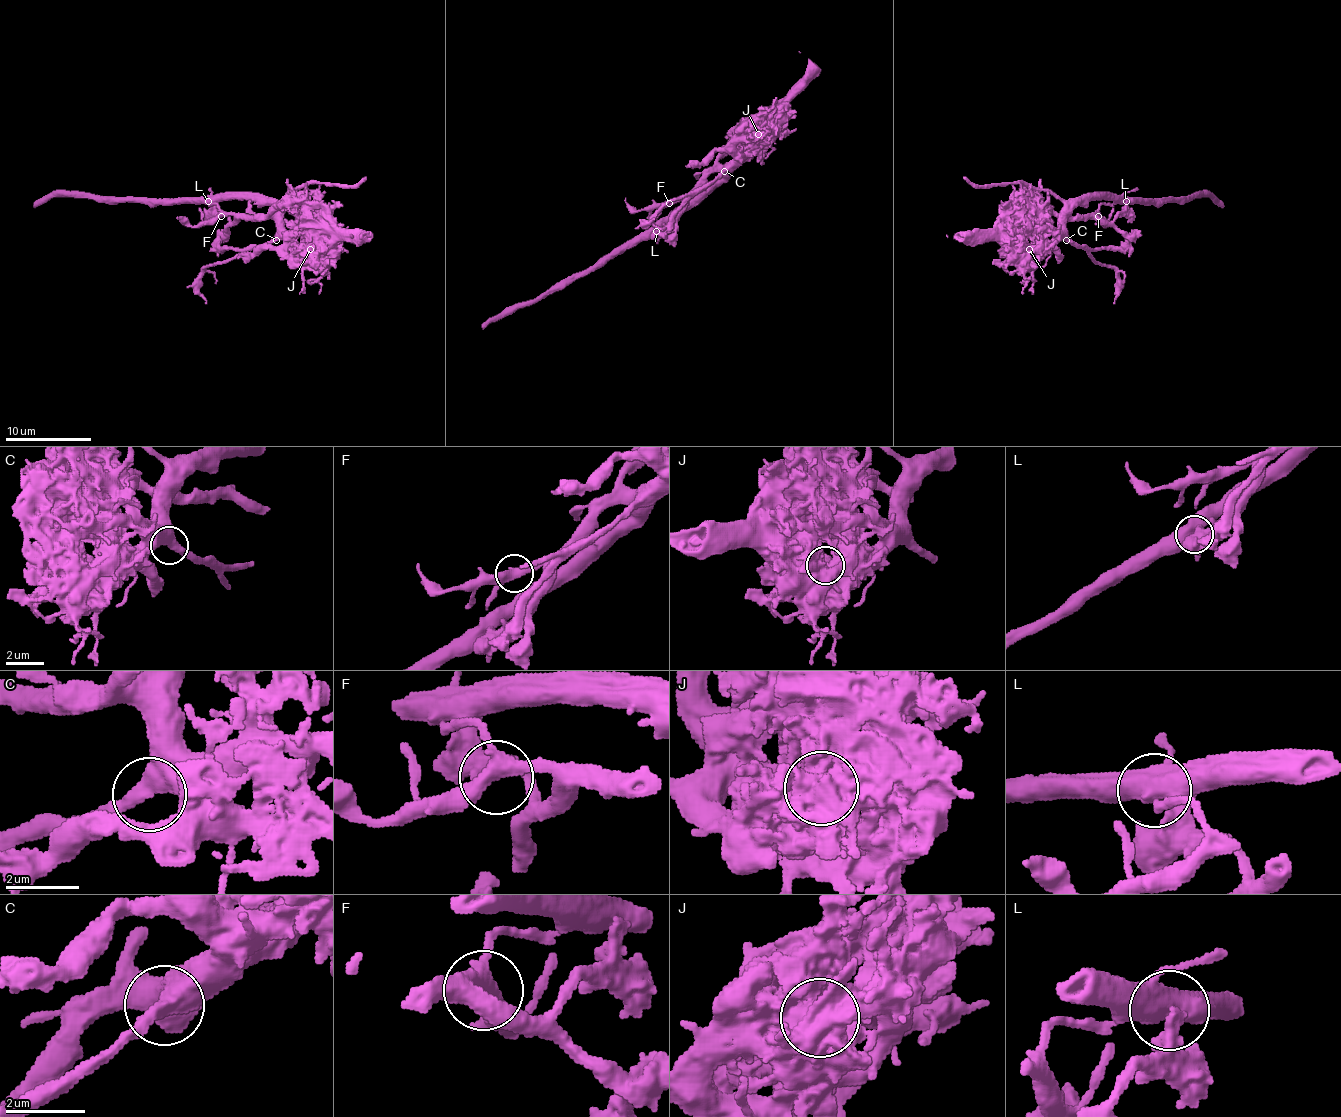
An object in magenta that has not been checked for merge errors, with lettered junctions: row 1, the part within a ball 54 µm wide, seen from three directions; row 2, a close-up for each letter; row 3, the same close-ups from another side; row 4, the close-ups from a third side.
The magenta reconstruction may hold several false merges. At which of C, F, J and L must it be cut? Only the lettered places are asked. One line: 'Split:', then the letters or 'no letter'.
Split: J

